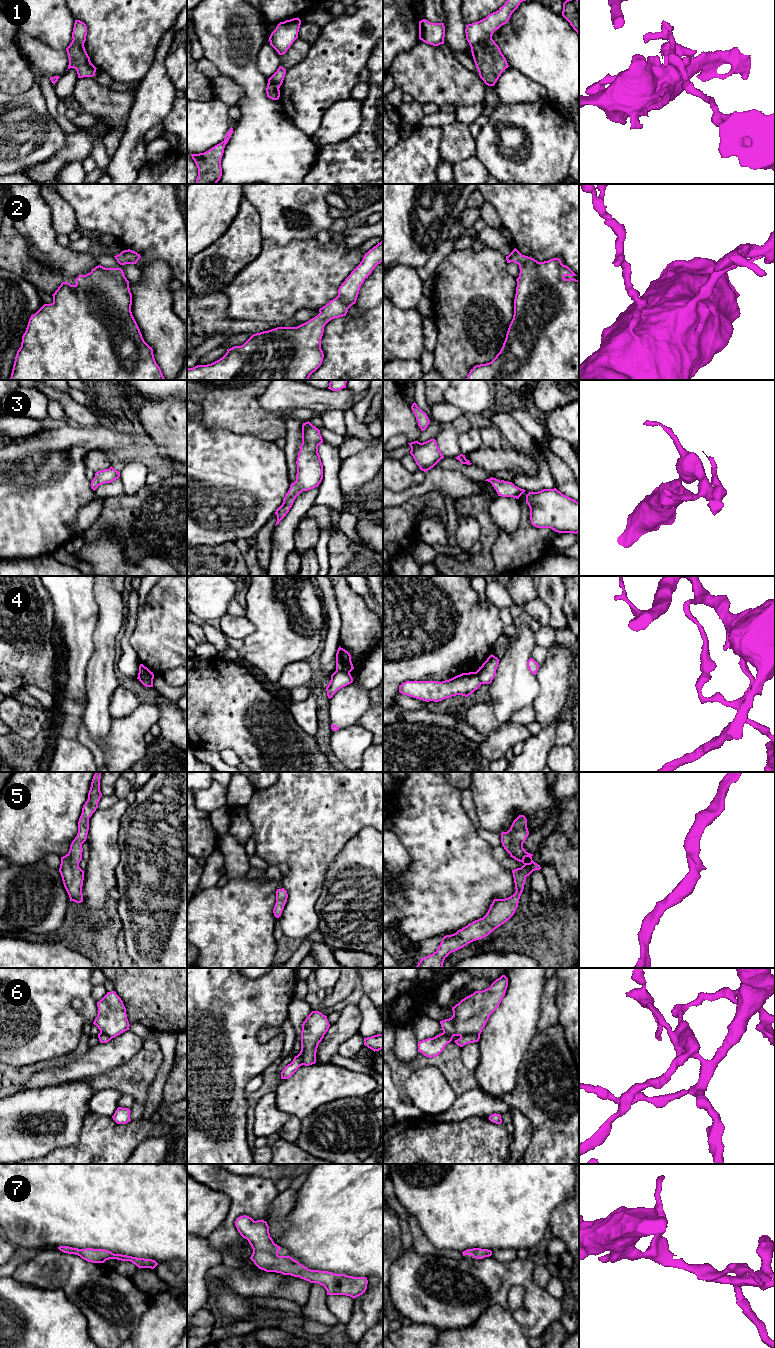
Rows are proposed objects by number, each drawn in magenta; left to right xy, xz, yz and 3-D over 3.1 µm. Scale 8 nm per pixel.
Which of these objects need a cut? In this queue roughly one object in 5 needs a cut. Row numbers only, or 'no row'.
1, 4

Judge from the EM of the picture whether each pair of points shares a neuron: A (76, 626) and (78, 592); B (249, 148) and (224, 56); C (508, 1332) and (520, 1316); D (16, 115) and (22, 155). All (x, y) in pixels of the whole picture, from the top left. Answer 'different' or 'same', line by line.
A: same
B: same
C: different
D: same

